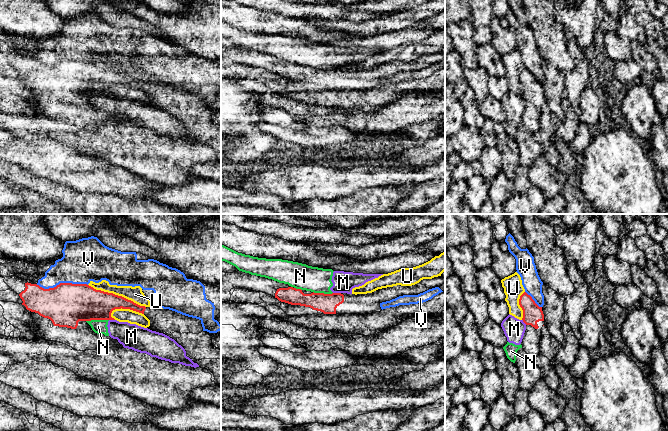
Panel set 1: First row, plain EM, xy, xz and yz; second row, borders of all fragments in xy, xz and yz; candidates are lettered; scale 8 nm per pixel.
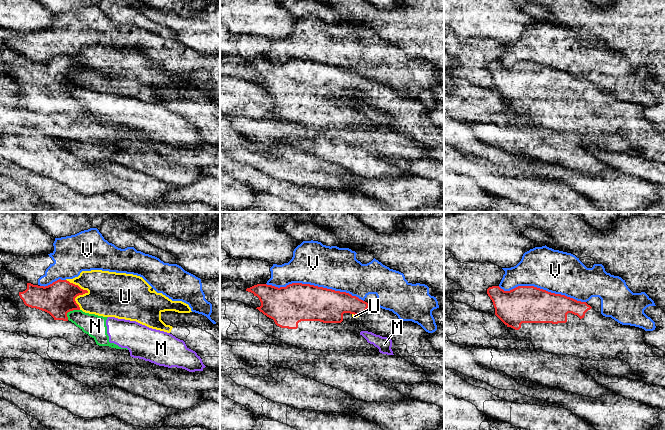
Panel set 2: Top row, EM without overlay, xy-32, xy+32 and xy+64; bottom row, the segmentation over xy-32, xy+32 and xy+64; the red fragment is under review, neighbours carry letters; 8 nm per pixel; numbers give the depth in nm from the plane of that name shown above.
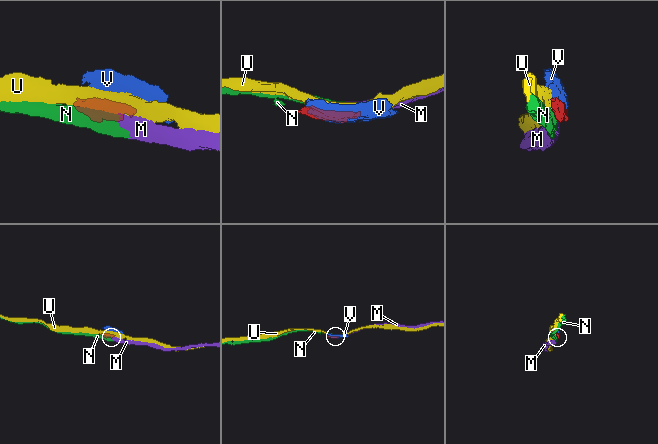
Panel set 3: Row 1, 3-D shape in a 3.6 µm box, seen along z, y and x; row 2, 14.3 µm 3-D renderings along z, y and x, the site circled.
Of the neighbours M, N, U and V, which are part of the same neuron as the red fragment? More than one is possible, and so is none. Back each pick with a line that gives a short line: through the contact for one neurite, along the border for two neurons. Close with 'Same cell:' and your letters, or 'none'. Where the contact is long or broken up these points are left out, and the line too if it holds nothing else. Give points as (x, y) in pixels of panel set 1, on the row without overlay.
Same cell: none

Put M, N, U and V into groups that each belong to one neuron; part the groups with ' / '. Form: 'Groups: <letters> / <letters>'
Groups: M N / U / V

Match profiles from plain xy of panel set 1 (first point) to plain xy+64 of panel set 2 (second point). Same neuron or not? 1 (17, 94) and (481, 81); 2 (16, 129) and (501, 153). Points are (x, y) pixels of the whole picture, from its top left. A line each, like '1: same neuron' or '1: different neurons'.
1: different neurons
2: same neuron

